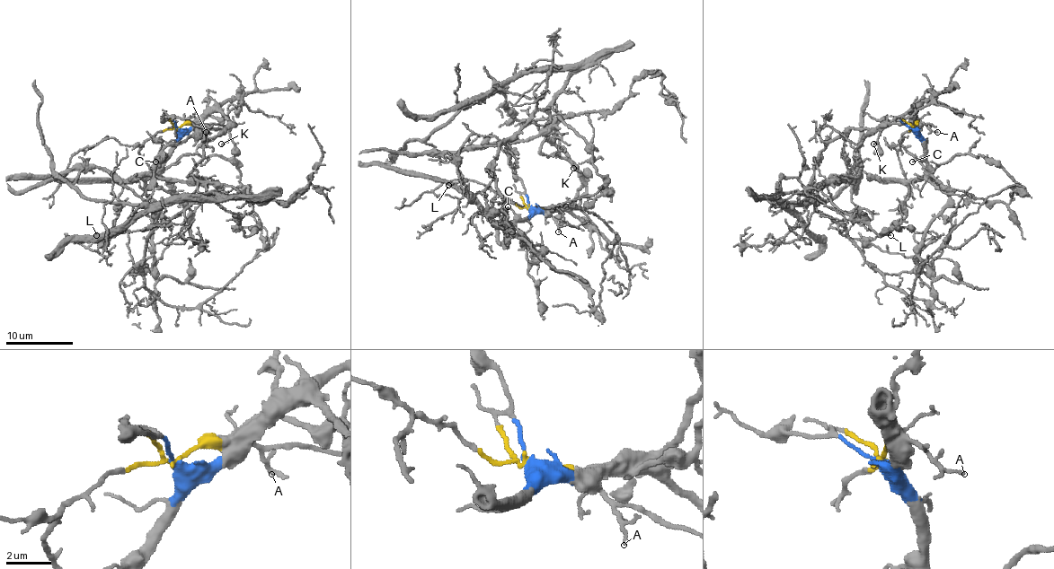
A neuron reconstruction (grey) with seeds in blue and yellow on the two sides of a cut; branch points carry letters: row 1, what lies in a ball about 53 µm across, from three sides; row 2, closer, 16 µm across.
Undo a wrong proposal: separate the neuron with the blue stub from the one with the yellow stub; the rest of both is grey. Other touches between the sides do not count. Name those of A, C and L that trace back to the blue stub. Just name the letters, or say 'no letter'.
C, L

